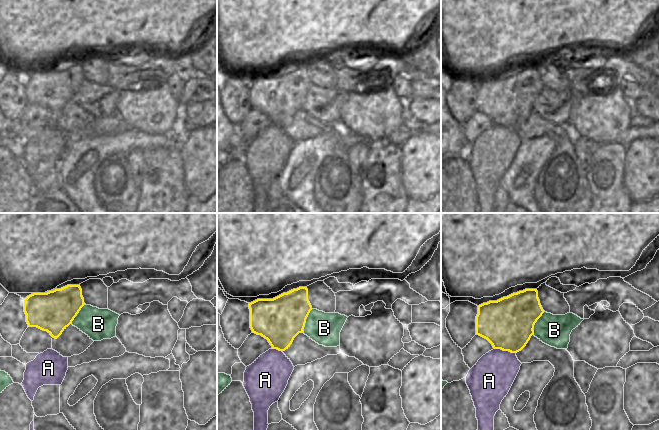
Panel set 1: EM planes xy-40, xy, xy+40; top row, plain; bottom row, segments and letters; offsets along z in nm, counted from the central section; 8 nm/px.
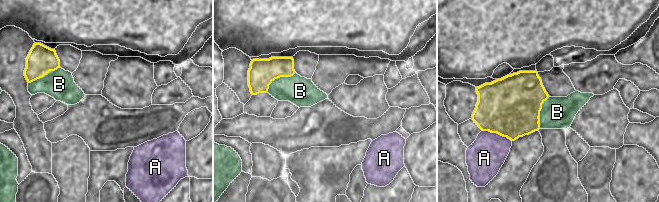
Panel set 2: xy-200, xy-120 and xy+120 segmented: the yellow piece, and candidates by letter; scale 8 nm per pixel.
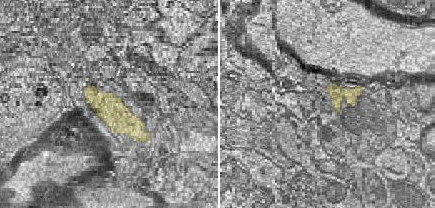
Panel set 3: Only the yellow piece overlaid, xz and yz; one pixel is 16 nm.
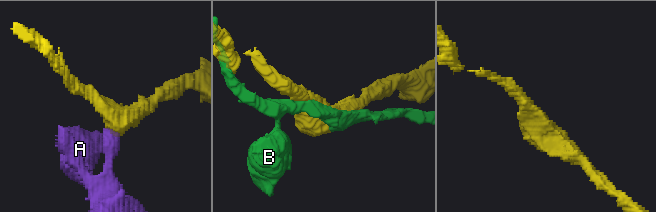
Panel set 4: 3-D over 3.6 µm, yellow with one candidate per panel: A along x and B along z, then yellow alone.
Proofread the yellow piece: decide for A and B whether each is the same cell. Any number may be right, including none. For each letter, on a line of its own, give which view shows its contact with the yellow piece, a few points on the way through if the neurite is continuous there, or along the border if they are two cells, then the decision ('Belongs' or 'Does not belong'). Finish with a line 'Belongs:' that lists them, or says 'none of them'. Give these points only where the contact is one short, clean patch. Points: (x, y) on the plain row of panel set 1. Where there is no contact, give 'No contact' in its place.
A: Touches yellow in xy+40. Boundary: xy+40 (494, 124), (515, 129). Does not belong
B: Touches yellow in xy+40. Does not belong
Belongs: none of them

